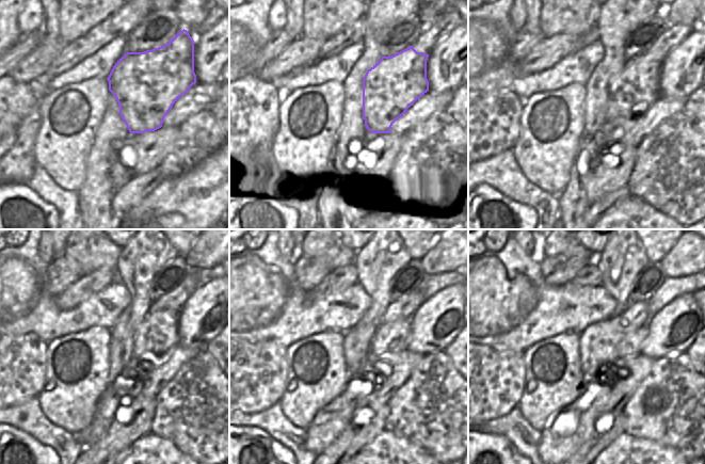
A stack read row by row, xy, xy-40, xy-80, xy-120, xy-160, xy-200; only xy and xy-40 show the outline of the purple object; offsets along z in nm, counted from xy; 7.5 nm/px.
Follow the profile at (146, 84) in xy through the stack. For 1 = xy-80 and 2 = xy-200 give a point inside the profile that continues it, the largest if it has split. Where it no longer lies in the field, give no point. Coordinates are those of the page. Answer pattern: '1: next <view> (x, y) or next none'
1: next xy-80 (630, 93)
2: next xy-200 (630, 345)

